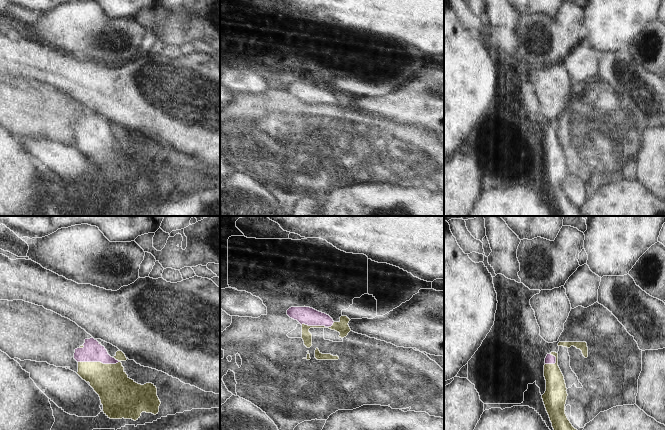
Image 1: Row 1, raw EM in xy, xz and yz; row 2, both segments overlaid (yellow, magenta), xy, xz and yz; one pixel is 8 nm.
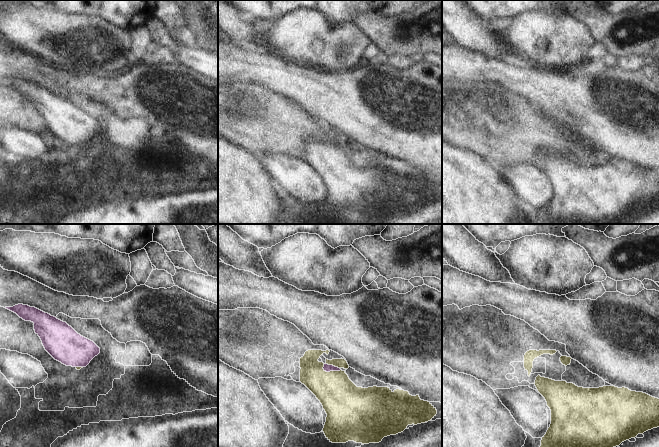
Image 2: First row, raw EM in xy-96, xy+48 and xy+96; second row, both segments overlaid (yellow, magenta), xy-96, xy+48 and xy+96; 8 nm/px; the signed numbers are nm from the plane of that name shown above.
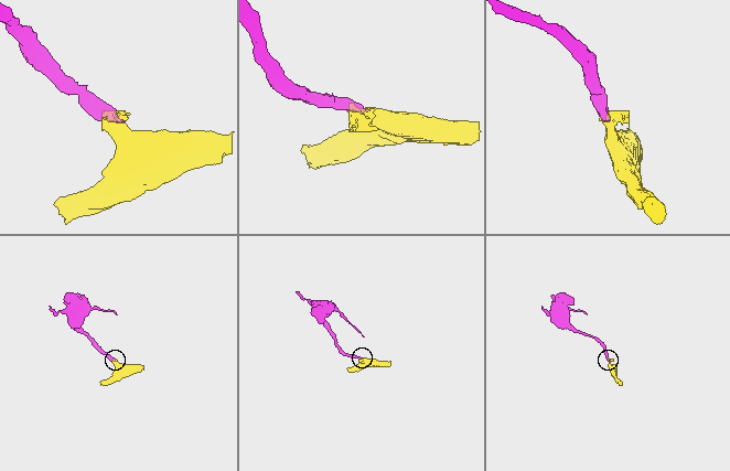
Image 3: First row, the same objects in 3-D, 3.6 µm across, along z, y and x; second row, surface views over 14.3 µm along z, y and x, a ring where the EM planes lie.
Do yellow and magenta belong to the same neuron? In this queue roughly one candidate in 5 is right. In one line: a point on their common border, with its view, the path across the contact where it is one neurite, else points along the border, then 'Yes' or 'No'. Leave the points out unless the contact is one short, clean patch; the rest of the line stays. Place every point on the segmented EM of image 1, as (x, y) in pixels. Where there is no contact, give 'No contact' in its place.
Touches yellow at xy (98, 362). Path across: xy (109, 381), (98, 367), (98, 362), (92, 356), (92, 351). Yes.

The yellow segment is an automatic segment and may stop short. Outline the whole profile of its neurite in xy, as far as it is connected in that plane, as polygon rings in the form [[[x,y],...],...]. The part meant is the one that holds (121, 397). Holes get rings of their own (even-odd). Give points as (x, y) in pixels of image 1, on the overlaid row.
[[[90,338],[75,349],[74,359],[78,362],[77,374],[99,395],[108,418],[136,421],[142,412],[158,414],[161,402],[156,386],[141,385],[128,377],[121,363],[127,360],[122,351],[111,357],[101,343]]]

